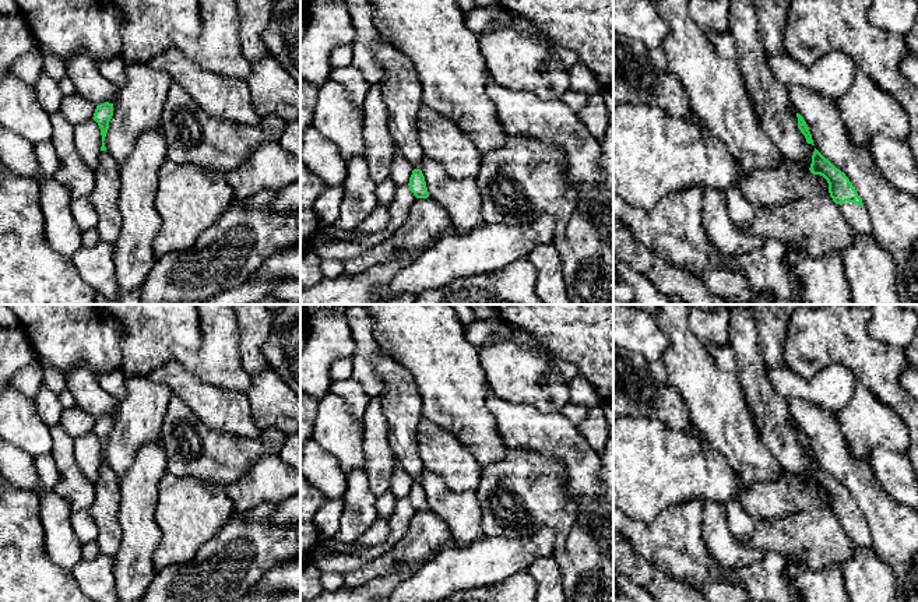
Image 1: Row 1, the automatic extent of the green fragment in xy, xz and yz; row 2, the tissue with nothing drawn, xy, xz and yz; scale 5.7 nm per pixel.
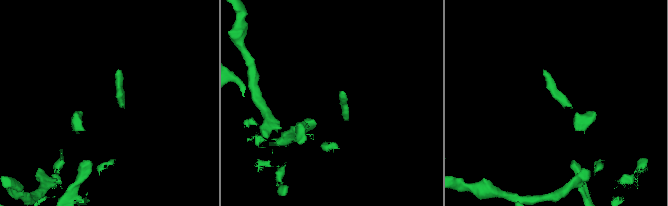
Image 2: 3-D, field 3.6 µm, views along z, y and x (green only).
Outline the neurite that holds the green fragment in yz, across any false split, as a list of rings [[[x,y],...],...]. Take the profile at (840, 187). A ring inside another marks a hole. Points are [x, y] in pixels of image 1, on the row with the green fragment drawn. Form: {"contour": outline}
{"contour": [[[816,148],[812,155],[809,170],[813,175],[820,175],[827,180],[830,197],[837,204],[847,222],[857,232],[870,235],[872,223],[868,211],[845,173],[837,169]]]}

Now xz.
{"contour": [[[421,169],[412,170],[408,186],[416,198],[429,197],[425,176]]]}

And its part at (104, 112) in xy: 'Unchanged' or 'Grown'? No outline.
Unchanged

